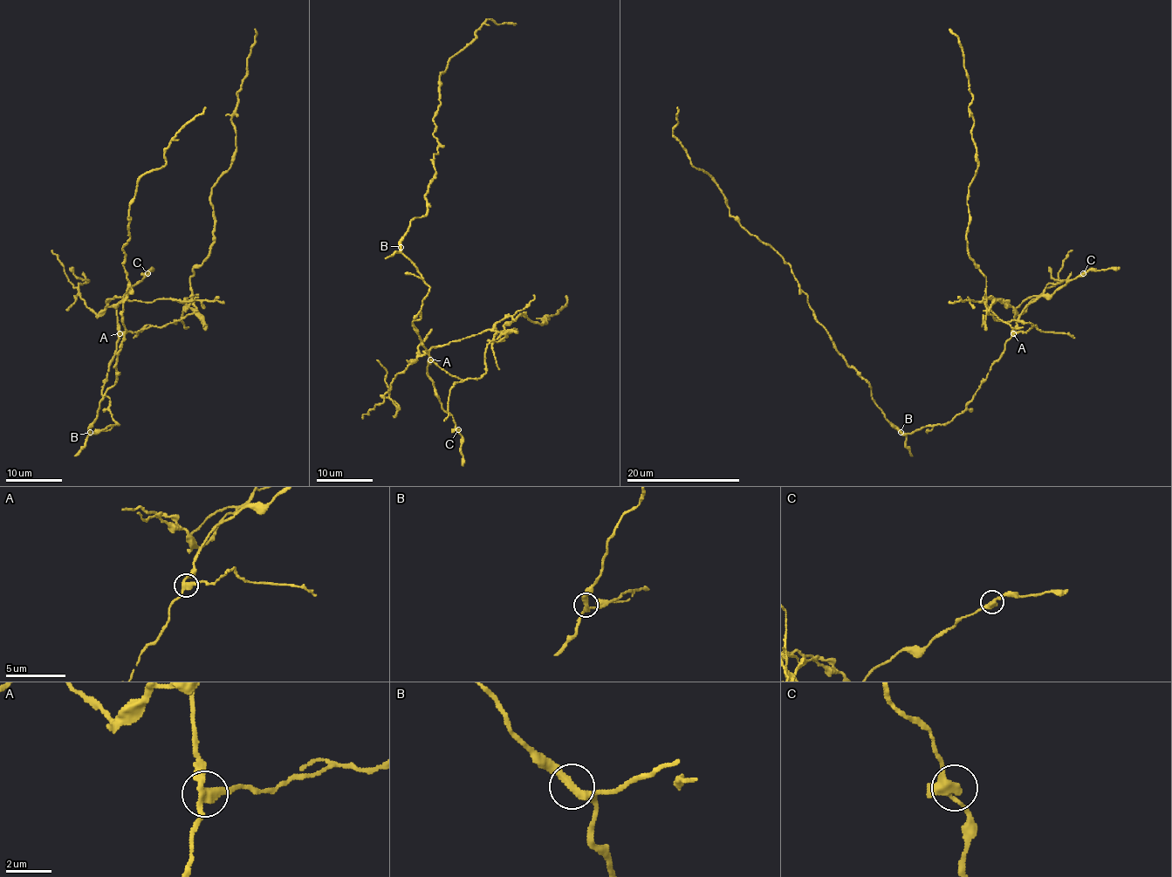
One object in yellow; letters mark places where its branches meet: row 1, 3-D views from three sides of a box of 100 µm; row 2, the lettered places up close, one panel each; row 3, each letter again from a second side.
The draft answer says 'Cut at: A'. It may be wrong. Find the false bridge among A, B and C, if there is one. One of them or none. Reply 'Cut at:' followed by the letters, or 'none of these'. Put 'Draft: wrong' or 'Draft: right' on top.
Draft: right
Cut at: A

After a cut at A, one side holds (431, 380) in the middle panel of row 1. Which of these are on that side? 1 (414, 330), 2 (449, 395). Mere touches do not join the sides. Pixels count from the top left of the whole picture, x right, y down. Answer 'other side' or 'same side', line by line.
1: same side
2: other side

